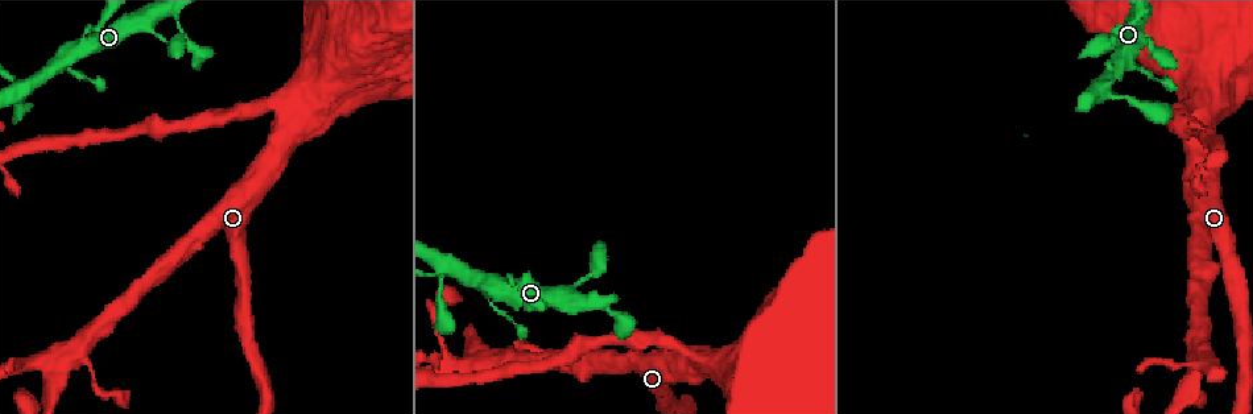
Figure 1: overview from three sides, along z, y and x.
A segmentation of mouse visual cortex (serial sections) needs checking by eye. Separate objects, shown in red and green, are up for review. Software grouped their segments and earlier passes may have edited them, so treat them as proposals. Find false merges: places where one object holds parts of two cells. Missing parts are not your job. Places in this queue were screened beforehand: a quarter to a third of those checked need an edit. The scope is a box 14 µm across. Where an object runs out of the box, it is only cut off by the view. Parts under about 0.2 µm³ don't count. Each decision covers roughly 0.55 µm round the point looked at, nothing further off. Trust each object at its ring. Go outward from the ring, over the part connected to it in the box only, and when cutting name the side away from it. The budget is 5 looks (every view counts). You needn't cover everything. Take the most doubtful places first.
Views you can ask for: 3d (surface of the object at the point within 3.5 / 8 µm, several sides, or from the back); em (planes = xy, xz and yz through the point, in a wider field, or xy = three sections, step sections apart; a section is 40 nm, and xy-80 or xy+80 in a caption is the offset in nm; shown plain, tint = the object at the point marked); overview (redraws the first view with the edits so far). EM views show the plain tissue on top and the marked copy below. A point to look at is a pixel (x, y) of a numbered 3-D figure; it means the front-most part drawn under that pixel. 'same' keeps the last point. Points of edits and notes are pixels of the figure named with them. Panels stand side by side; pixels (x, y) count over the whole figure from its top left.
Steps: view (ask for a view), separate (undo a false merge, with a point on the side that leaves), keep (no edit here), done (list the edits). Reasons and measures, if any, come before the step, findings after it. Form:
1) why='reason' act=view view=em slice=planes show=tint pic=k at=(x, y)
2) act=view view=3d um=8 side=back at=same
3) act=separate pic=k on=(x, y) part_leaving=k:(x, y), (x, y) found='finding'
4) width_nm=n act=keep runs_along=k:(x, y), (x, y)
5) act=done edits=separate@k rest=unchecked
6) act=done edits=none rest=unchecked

why='abrupt turn' act=view view=3d um=3.5 pic=1 at=(280, 106)

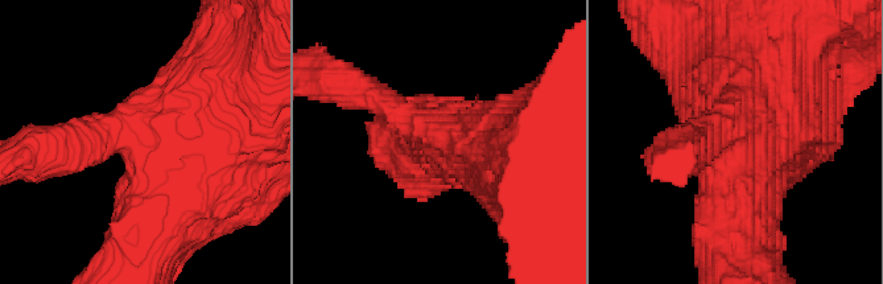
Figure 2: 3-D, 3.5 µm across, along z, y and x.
why='now the EM' act=view view=em slice=xy step=5 show=tint pic=2 at=(148, 131)

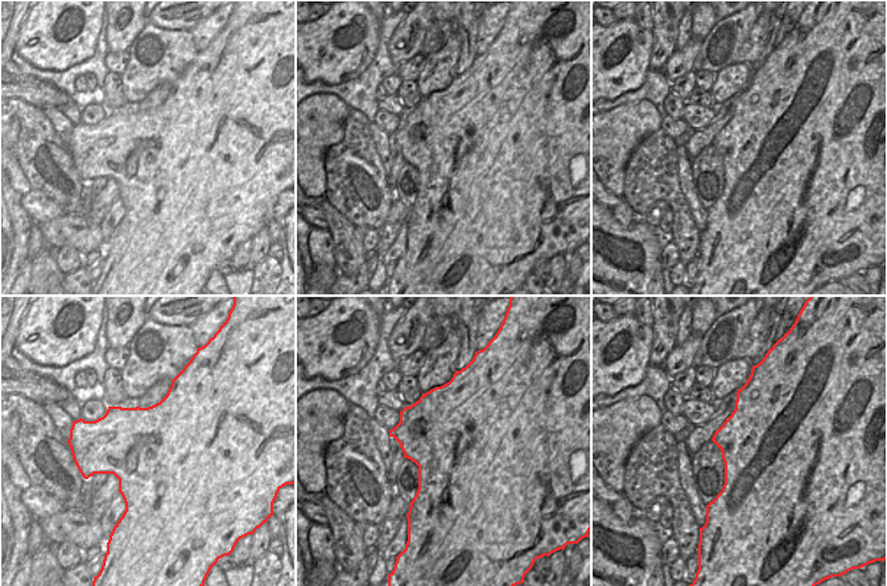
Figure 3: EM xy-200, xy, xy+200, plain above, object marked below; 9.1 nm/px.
act=keep runs_along=2:(145, 239), (173, 153), (246, 110) found='continuous, no second cell'

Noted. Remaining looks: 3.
why='narrows sharply' act=view view=3d um=3.5 pic=1 at=(166, 43)

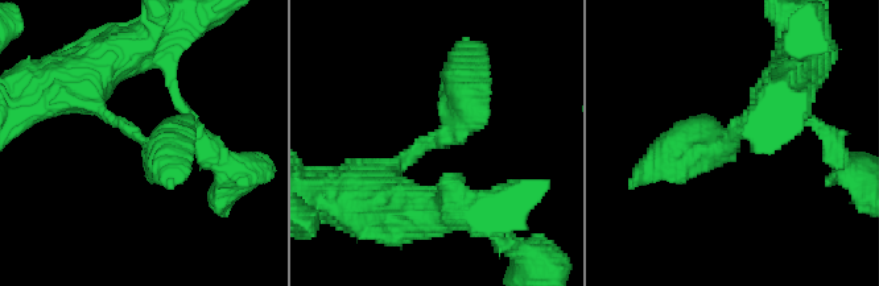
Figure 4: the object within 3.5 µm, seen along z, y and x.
act=view view=em slice=xy step=5 show=tint pic=4 at=(438, 138)

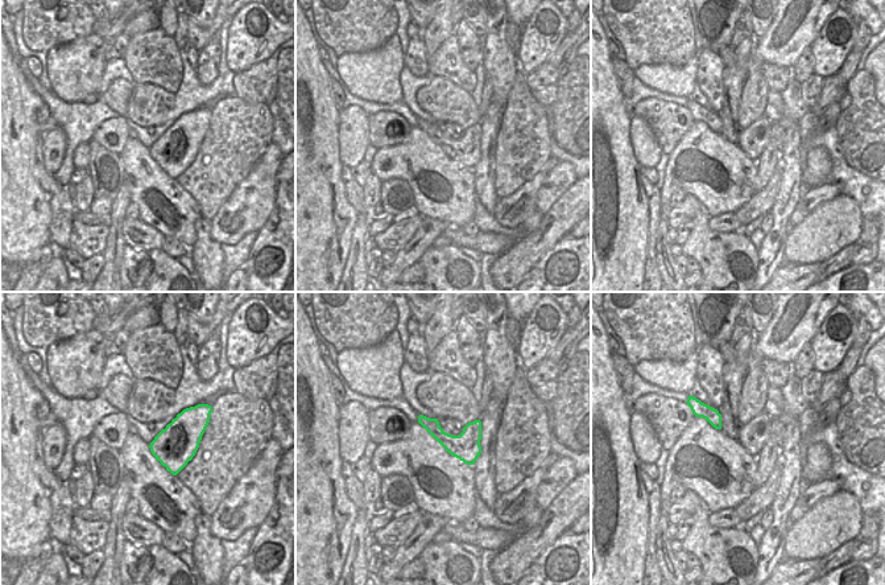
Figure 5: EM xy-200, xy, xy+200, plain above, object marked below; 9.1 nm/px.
act=keep found='all the same cell'

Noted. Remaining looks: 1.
act=done edits=none rest=unchecked

